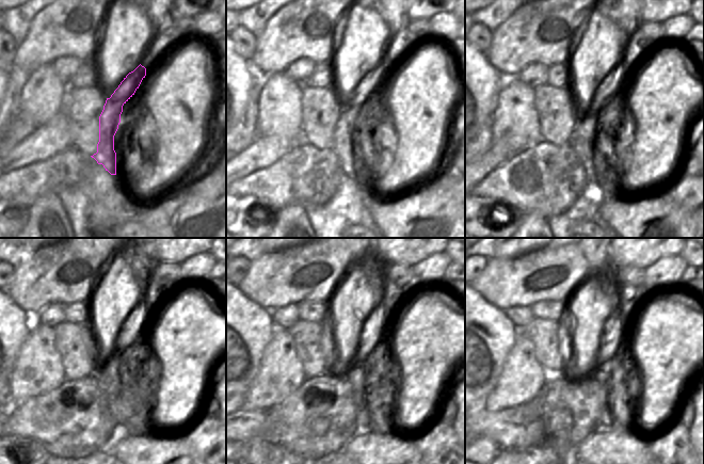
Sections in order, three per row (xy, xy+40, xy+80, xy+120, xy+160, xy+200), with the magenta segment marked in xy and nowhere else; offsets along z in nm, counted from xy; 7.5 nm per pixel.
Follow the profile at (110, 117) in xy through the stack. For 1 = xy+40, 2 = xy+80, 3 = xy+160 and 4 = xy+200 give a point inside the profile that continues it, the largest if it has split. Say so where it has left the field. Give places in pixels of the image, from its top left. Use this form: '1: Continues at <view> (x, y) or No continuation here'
1: Continues at xy+40 (348, 125)
2: Continues at xy+80 (594, 134)
3: Continues at xy+160 (369, 378)
4: Continues at xy+200 (619, 412).

